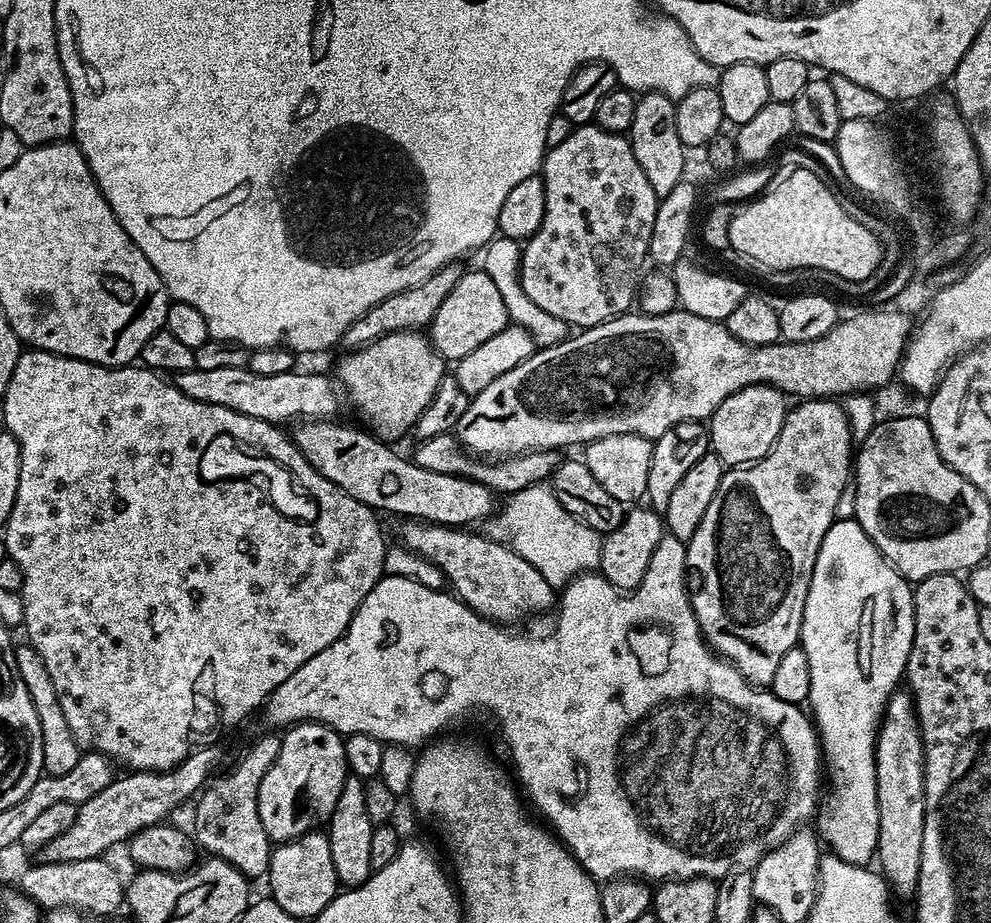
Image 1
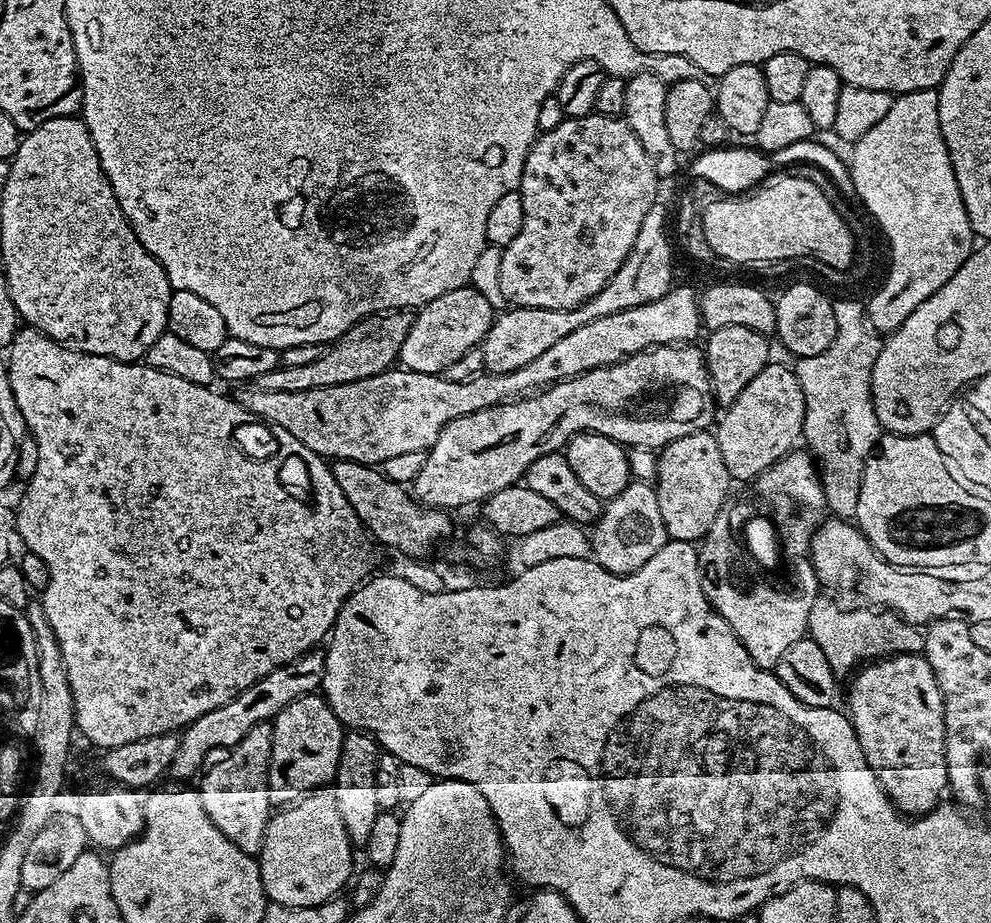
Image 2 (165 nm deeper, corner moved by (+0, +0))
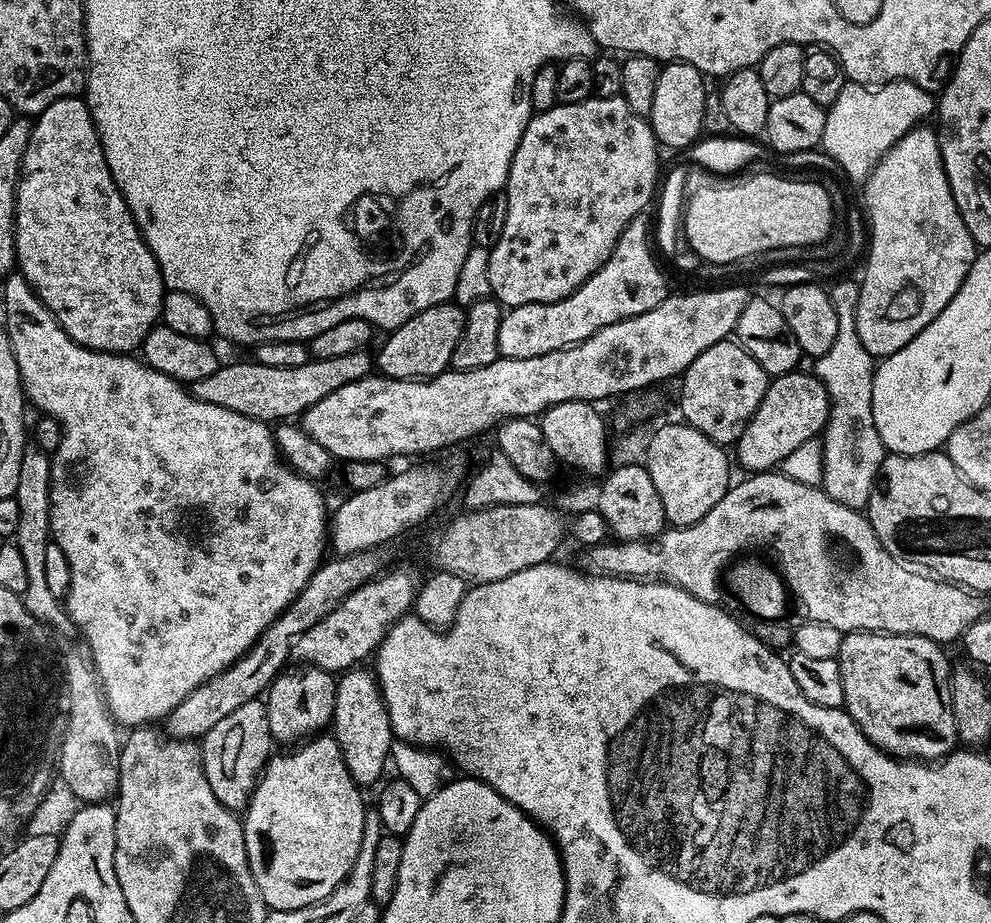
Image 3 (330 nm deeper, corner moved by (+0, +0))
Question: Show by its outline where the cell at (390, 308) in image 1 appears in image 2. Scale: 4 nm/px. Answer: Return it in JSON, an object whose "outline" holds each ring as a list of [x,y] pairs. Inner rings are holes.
{"outline":[[[389,310],[359,320],[350,330],[339,333],[323,354],[307,366],[281,366],[262,374],[255,380],[255,387],[262,390],[318,390],[326,386],[342,386],[362,378],[377,376],[389,371],[397,363],[402,342],[412,325],[412,316],[404,310]]]}

